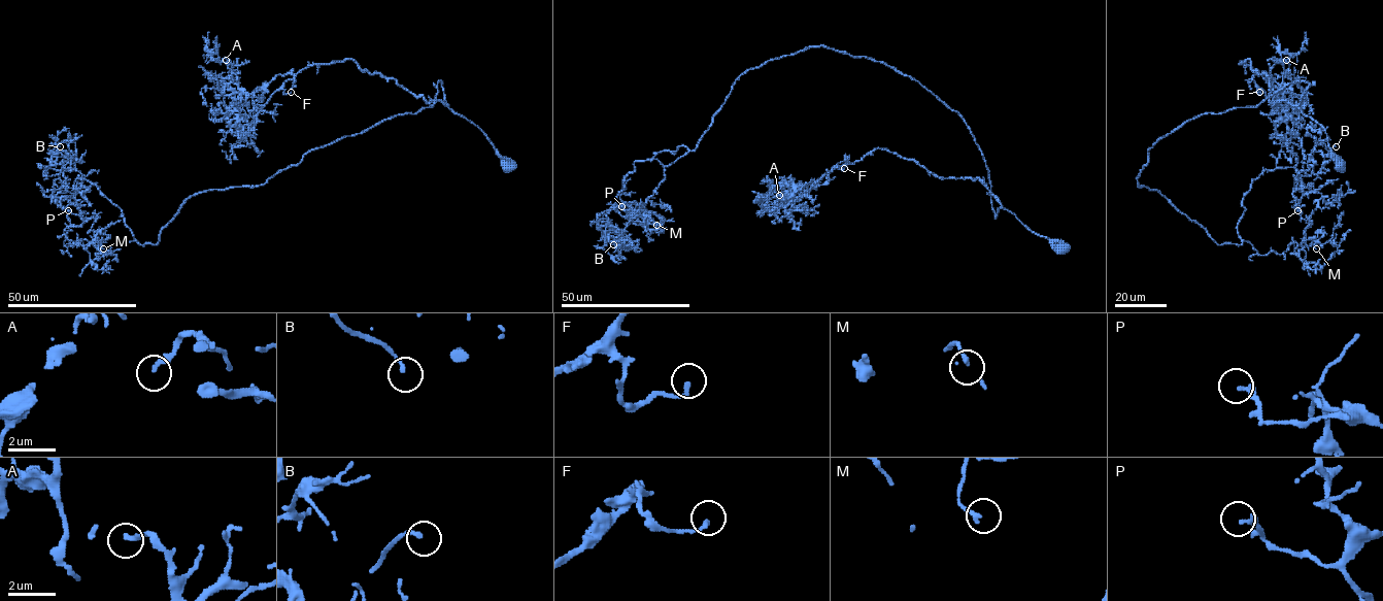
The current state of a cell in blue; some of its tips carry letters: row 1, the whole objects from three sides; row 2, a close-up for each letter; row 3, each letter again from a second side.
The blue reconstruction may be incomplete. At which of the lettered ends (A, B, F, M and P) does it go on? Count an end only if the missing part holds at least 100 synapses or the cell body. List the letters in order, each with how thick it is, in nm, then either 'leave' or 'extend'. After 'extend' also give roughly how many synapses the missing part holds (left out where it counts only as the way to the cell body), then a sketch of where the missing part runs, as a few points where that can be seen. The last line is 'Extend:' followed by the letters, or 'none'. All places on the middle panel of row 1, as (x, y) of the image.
A: calibre 220 nm; extend; 160 synapses; course (779, 195), (771, 195), (775, 193), (776, 197), (788, 198), (794, 206), (806, 209)
B: calibre 160 nm; leave
F: calibre 180 nm; leave
M: calibre 150 nm; leave
P: calibre 240 nm; leave
Extend: A

